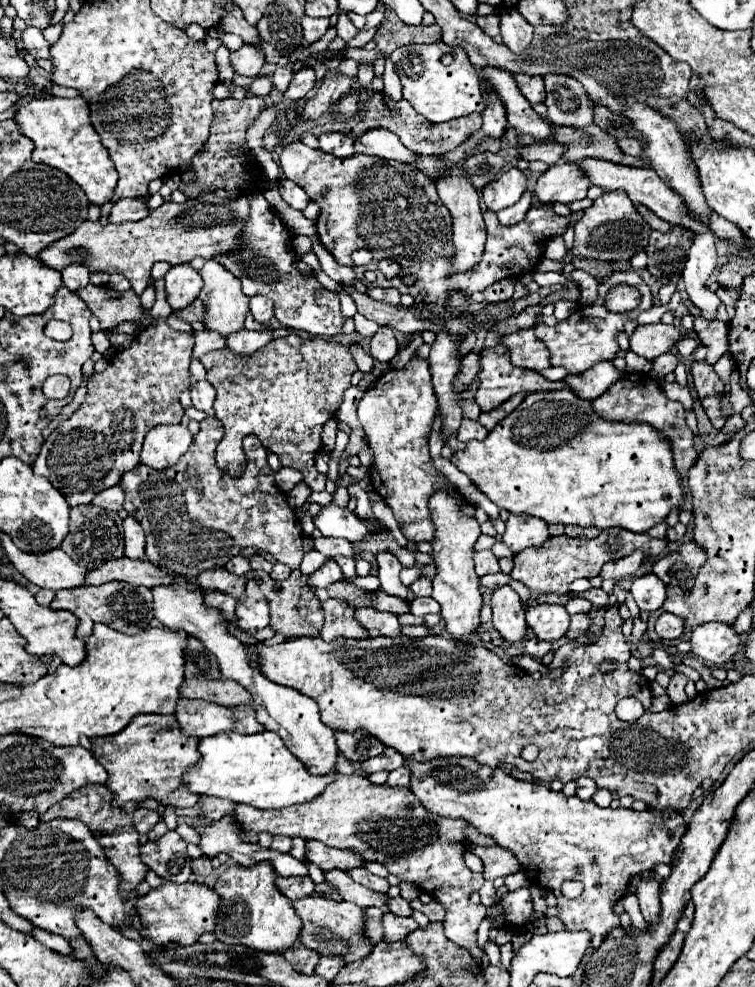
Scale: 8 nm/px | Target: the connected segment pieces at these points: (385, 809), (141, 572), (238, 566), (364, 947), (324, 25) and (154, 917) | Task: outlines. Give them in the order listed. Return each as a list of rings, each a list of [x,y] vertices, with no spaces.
[[[338,774],[338,778],[326,786],[322,796],[310,804],[284,808],[278,812],[266,812],[262,808],[250,808],[248,804],[238,804],[234,818],[244,830],[260,834],[282,834],[300,836],[304,840],[320,840],[334,848],[352,848],[362,854],[366,862],[380,862],[390,874],[398,876],[402,882],[416,884],[422,892],[440,900],[446,908],[444,930],[446,938],[454,944],[468,948],[472,956],[486,966],[484,950],[476,944],[476,930],[486,916],[482,904],[470,904],[470,894],[480,890],[484,884],[482,874],[472,874],[464,864],[464,852],[468,850],[466,840],[466,820],[442,818],[426,810],[420,800],[410,792],[410,788],[372,784],[364,774]]]
[[[122,556],[122,558],[116,558],[116,560],[102,564],[96,570],[90,570],[86,574],[84,582],[92,584],[92,586],[100,586],[110,580],[124,580],[134,586],[152,588],[156,584],[168,584],[170,576],[164,570],[156,568],[148,560],[130,560],[130,558]]]
[[[234,556],[234,560],[230,560],[224,568],[226,568],[228,572],[240,576],[240,574],[246,574],[246,572],[250,570],[250,564],[248,564],[248,560],[242,558],[242,556]]]
[[[306,896],[306,898],[294,900],[292,906],[302,920],[300,942],[306,948],[316,950],[322,956],[326,956],[326,954],[344,956],[346,962],[354,962],[354,960],[360,960],[360,958],[370,954],[372,944],[366,944],[366,940],[362,936],[364,910],[358,908],[356,904],[336,902],[336,900],[330,900],[326,896]]]
[[[304,16],[302,20],[302,28],[304,28],[304,40],[302,40],[302,46],[300,46],[300,52],[302,52],[302,58],[308,56],[308,46],[316,40],[320,40],[326,30],[330,26],[330,20],[328,18],[310,18],[310,16]]]
[[[164,882],[162,886],[152,888],[146,896],[140,896],[136,900],[136,910],[144,924],[142,938],[148,938],[156,946],[164,946],[168,942],[178,942],[182,946],[194,944],[202,934],[214,932],[218,920],[218,906],[220,906],[218,892],[206,884]]]

